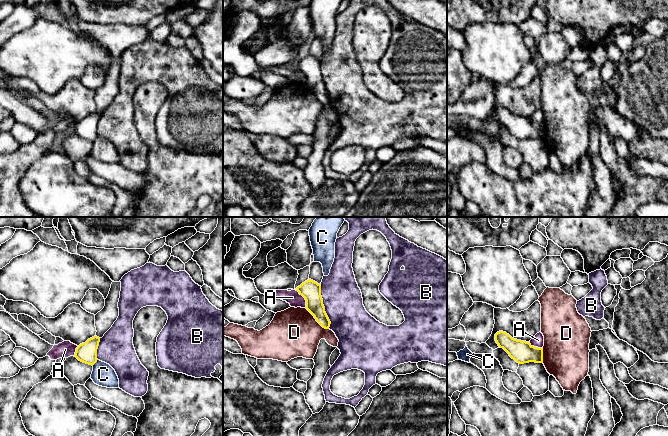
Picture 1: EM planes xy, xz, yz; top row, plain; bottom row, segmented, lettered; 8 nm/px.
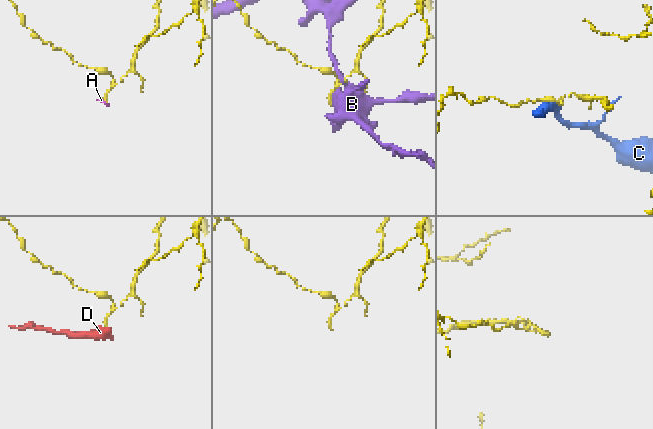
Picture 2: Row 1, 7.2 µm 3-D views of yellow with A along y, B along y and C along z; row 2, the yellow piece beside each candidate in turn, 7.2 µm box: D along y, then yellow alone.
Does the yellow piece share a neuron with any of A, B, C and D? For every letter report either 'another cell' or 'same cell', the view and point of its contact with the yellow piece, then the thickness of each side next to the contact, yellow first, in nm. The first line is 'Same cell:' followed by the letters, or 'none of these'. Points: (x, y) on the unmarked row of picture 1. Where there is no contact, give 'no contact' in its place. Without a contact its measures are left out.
Same cell: none of these
A: another cell | xz (305, 75) | 160/120 nm
B: another cell | xz (324, 83) | 160/320 nm
C: another cell | xy (95, 138) | 160/180 nm
D: another cell | xz (316, 96) | 160/400 nm

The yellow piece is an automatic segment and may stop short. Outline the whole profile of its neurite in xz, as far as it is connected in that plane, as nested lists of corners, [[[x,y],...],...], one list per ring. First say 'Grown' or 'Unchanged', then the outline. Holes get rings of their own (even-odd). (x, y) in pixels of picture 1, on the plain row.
Unchanged. [[[309,55],[296,64],[306,76],[306,85],[314,92],[316,97],[325,105],[329,105],[330,96],[325,88],[321,72],[321,61]]]

